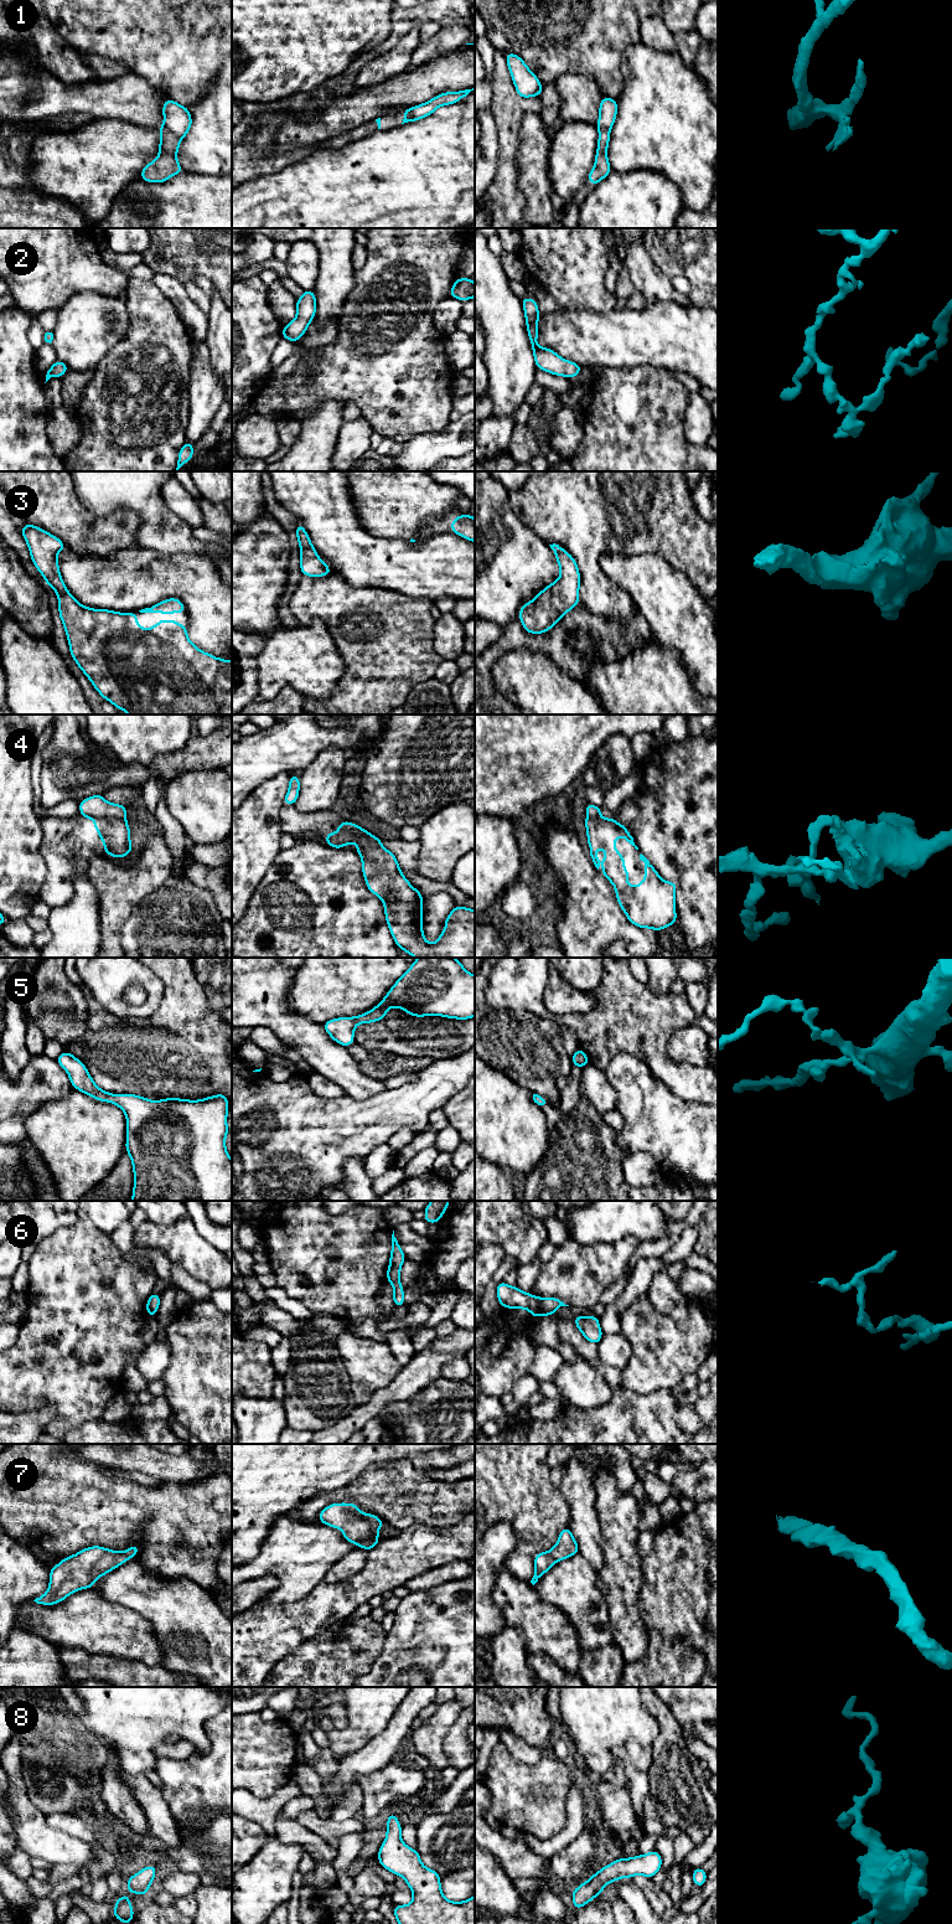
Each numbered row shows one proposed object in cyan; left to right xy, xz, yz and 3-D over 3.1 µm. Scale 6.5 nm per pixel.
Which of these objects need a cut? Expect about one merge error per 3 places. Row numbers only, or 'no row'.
1, 4

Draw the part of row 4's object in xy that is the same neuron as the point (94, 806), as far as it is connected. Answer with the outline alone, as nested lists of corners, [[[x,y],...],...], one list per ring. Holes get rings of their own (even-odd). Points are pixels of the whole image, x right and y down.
[[[102,794],[92,795],[78,803],[79,814],[88,817],[126,819],[126,806],[104,800]]]

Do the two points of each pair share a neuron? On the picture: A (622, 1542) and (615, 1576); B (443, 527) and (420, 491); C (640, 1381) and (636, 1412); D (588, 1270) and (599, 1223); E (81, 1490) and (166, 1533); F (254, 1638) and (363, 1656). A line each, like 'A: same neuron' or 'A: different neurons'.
A: same neuron
B: different neurons
C: different neurons
D: different neurons
E: same neuron
F: different neurons

